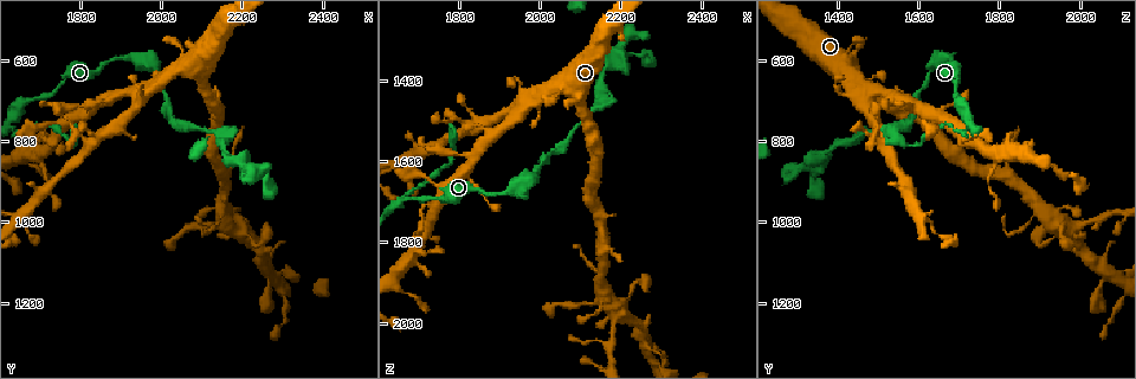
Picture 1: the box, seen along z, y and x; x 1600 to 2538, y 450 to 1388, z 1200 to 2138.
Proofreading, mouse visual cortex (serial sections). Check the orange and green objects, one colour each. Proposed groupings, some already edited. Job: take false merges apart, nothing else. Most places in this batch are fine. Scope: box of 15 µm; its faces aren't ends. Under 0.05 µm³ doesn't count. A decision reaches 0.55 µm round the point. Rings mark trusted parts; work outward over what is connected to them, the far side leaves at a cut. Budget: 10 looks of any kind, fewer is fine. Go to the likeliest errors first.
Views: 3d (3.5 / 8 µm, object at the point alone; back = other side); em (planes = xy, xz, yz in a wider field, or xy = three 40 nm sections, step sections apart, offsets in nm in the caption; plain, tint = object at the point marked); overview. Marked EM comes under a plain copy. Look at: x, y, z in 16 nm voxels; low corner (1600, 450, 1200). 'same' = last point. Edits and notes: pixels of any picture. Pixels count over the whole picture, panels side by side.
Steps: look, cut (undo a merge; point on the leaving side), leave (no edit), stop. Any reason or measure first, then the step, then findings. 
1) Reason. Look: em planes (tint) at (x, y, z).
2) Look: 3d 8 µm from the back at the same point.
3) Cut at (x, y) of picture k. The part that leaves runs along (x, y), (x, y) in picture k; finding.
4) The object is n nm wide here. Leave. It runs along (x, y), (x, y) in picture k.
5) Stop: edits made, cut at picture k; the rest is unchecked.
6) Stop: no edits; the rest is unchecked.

Look: 3d 8 µm from the back at (2205, 1030, 1975).

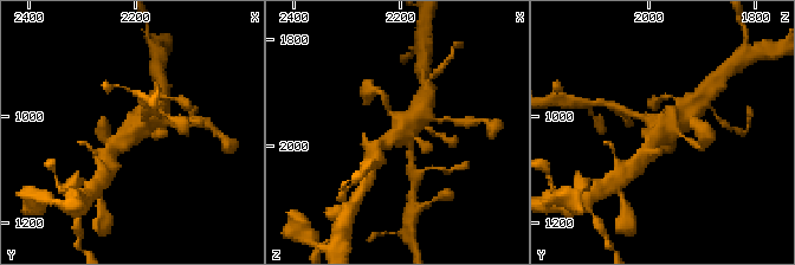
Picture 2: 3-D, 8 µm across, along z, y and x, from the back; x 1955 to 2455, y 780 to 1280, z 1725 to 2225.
Look: em xy step 1 (tint) at (2205, 1030, 1985).

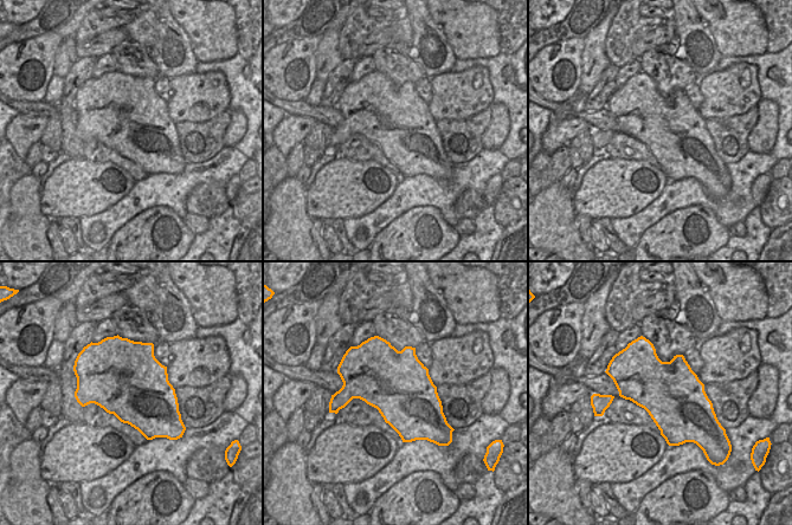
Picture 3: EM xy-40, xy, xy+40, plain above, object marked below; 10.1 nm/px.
Leave. It runs along (157, 110), (155, 118), (114, 147) in picture 2; all the same cell.

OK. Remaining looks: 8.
Sharp bend. Look: 3d 8 µm at (2020, 755, 1580).

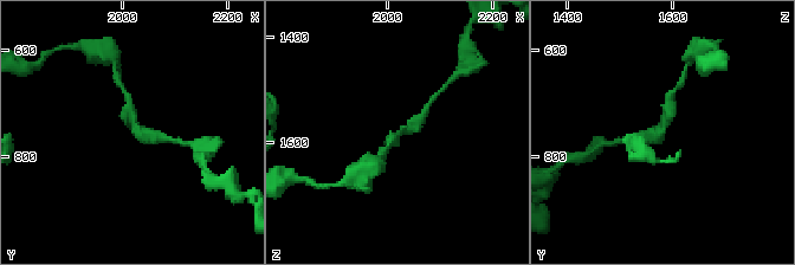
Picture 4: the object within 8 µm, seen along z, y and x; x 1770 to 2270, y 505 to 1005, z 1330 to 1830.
Look: 3d 3.5 µm at (2025, 745, 1575).

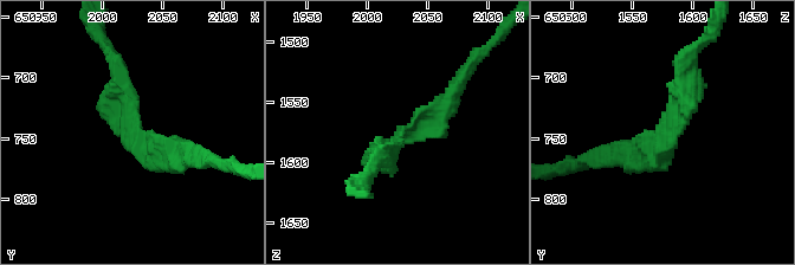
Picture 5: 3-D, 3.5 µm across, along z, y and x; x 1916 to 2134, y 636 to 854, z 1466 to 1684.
The arms are 250, 300 nm wide; shape alone is not enough. Look: em xy step 2 (tint) at (2020, 748, 1580).

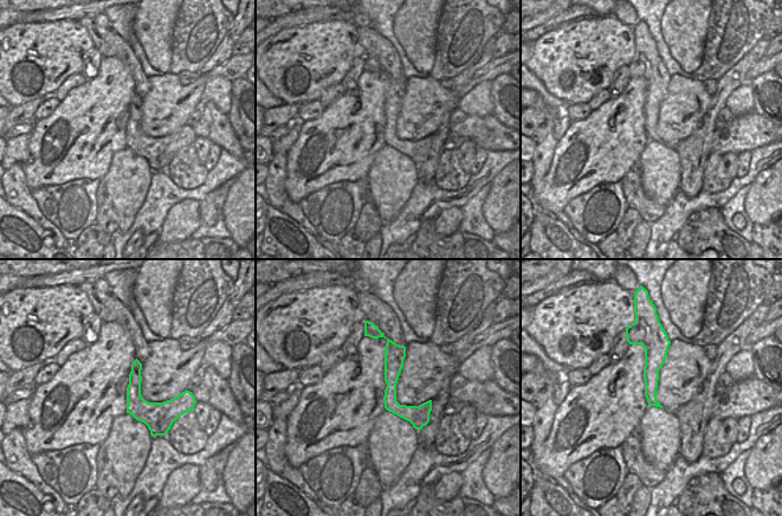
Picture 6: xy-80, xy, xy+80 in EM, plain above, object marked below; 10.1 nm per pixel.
Leave. It runs along (114, 60), (135, 147), (186, 154) in picture 5; continuous, no second cell.

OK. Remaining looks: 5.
Sharp bend. Look: 3d 8 µm at (2160, 775, 1460).

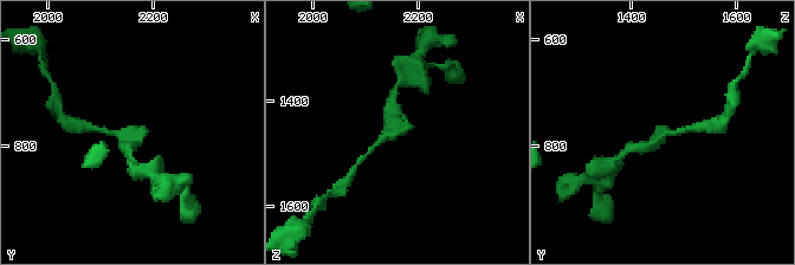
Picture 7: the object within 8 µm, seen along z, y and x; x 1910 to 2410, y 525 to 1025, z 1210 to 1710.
Look: 3d 3.5 µm at (2160, 780, 1465).

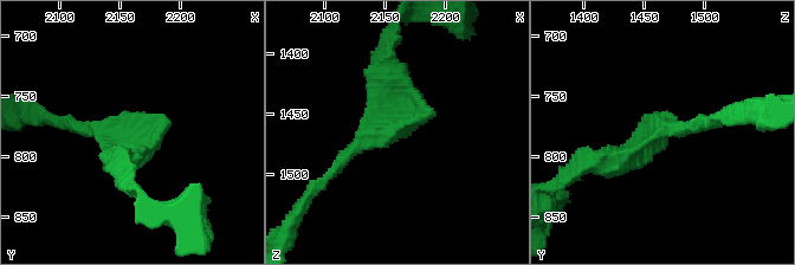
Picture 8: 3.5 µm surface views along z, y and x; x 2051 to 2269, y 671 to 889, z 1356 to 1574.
Look: em xy step 5 (tint) at (2158, 776, 1462).

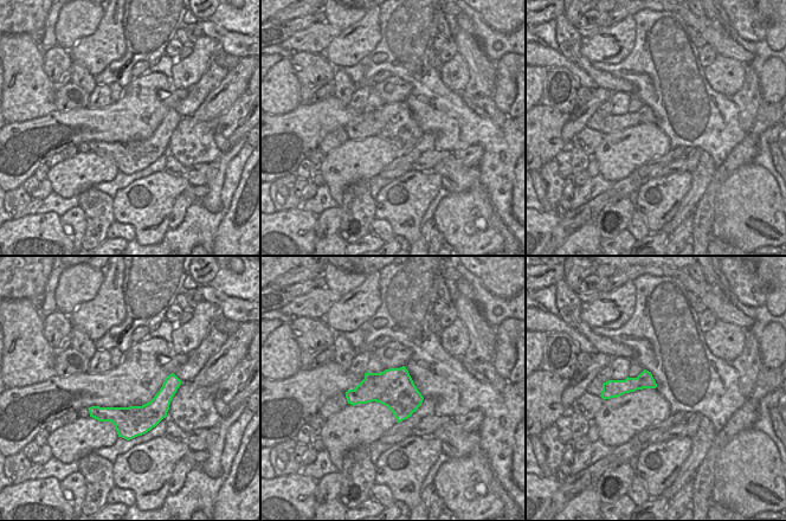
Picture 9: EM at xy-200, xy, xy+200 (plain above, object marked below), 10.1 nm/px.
Leave. All the same cell.

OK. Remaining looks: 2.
Abrupt turn. Look: 3d 3.5 µm at (2250, 890, 1340).

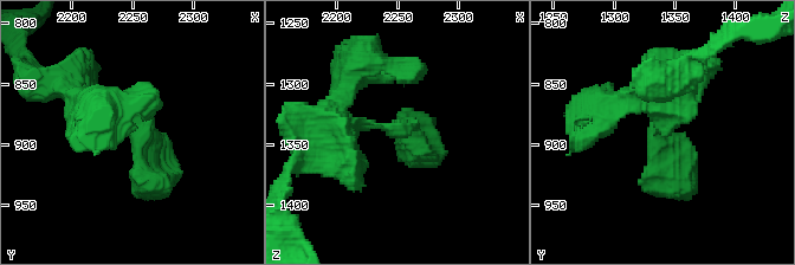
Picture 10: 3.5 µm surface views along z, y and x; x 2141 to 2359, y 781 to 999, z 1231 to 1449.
Leave. It runs along (77, 98), (117, 114), (168, 189) in picture 10; all the same cell.

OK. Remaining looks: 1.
Stop: no edits; the rest is unchecked.

